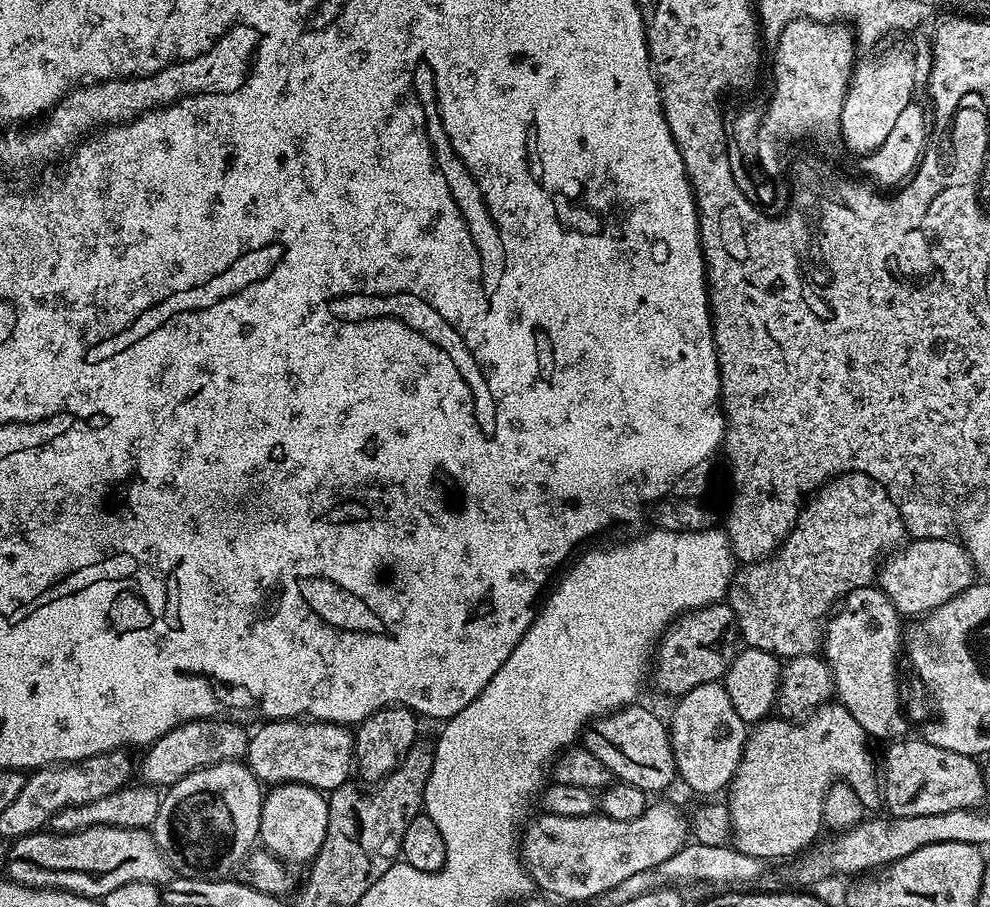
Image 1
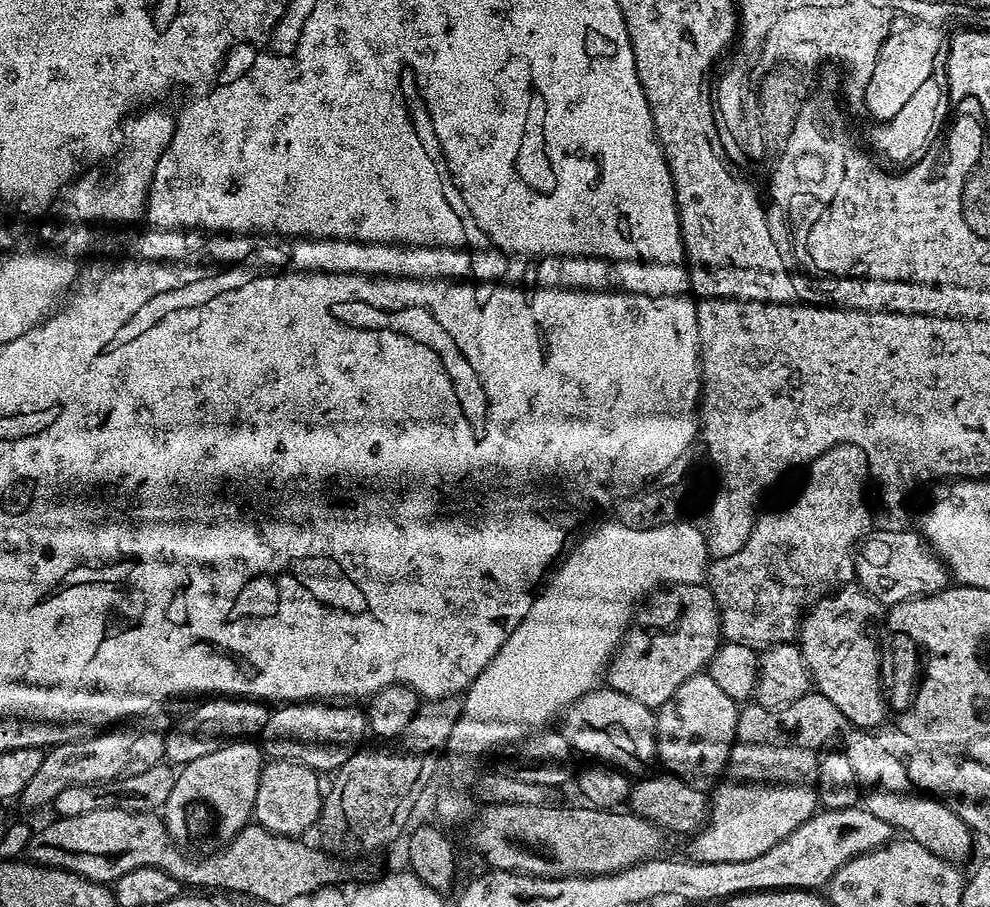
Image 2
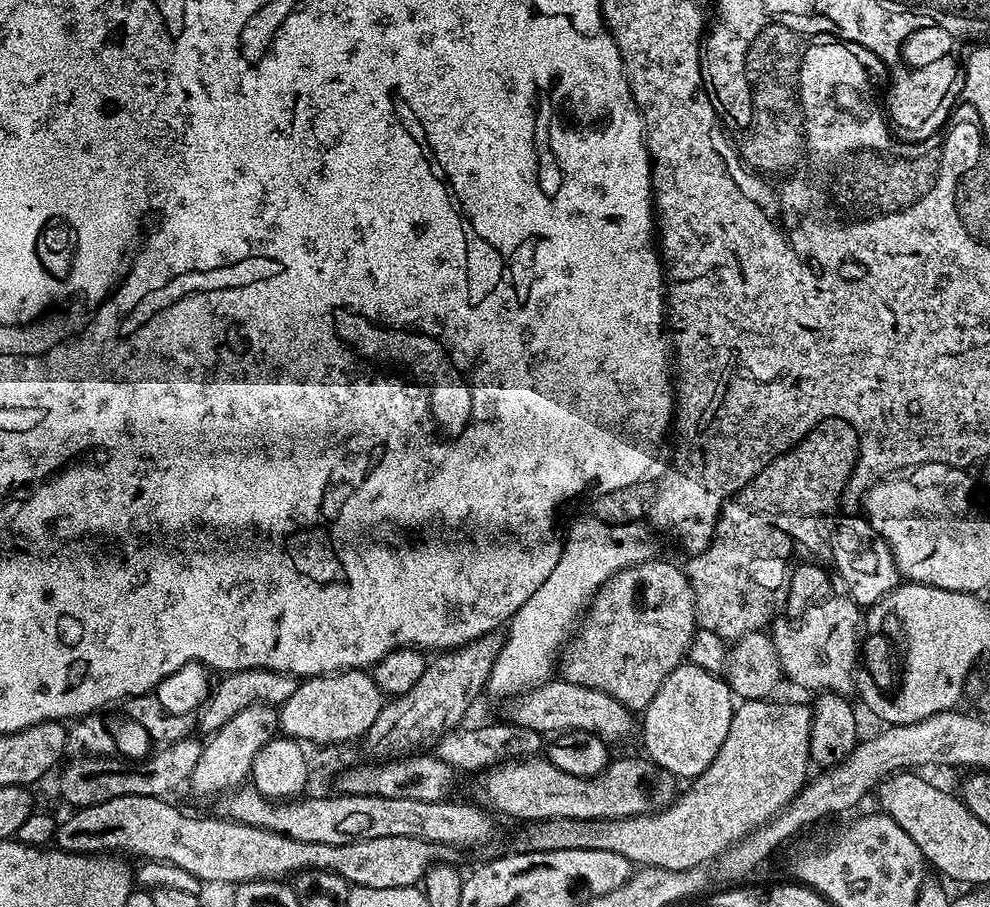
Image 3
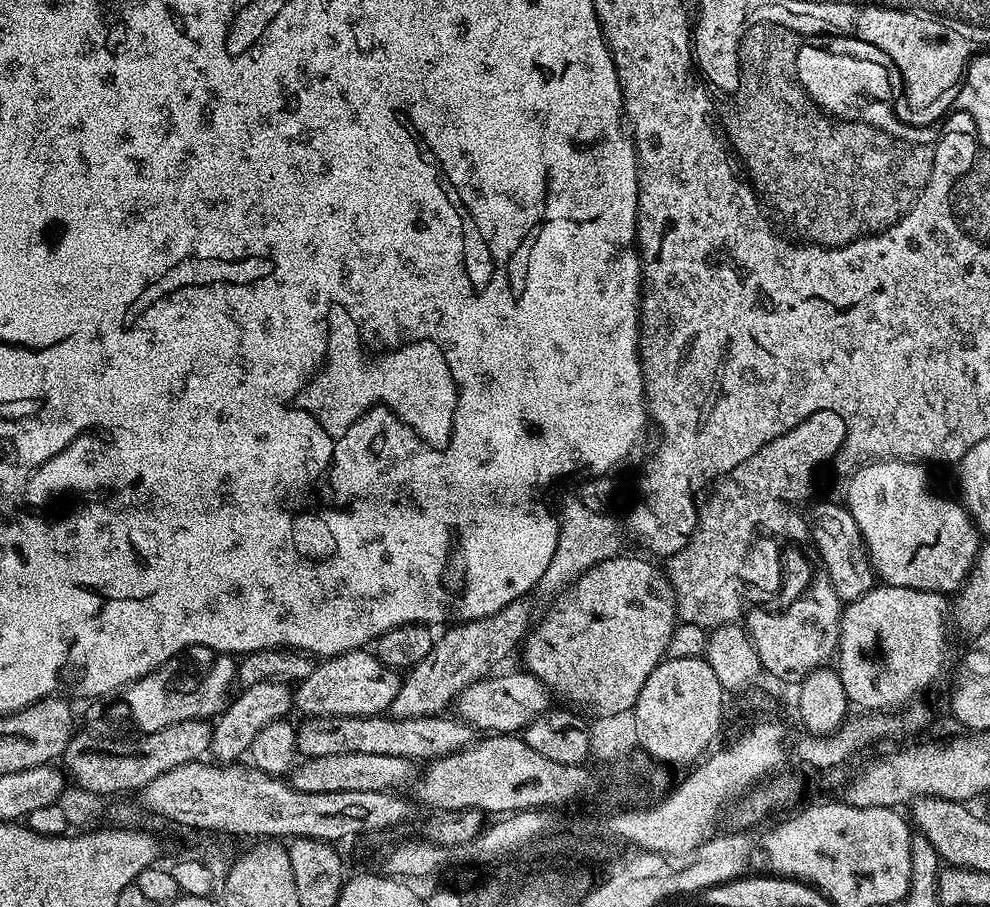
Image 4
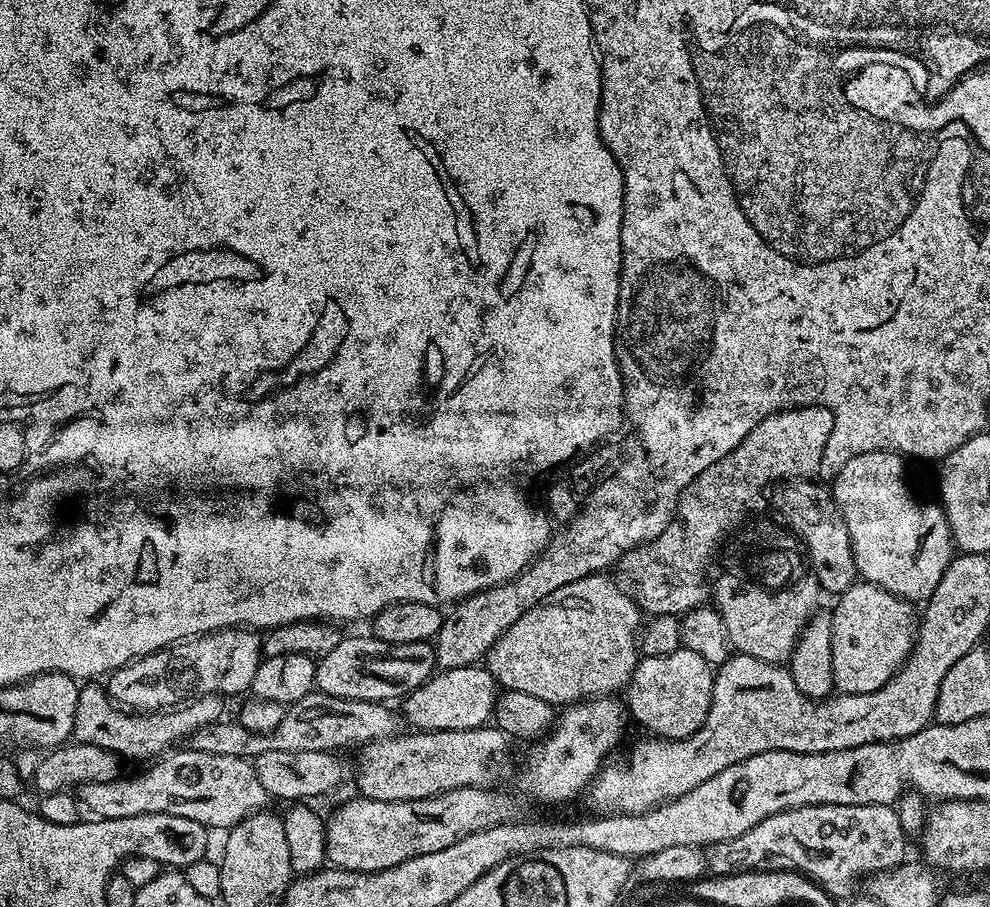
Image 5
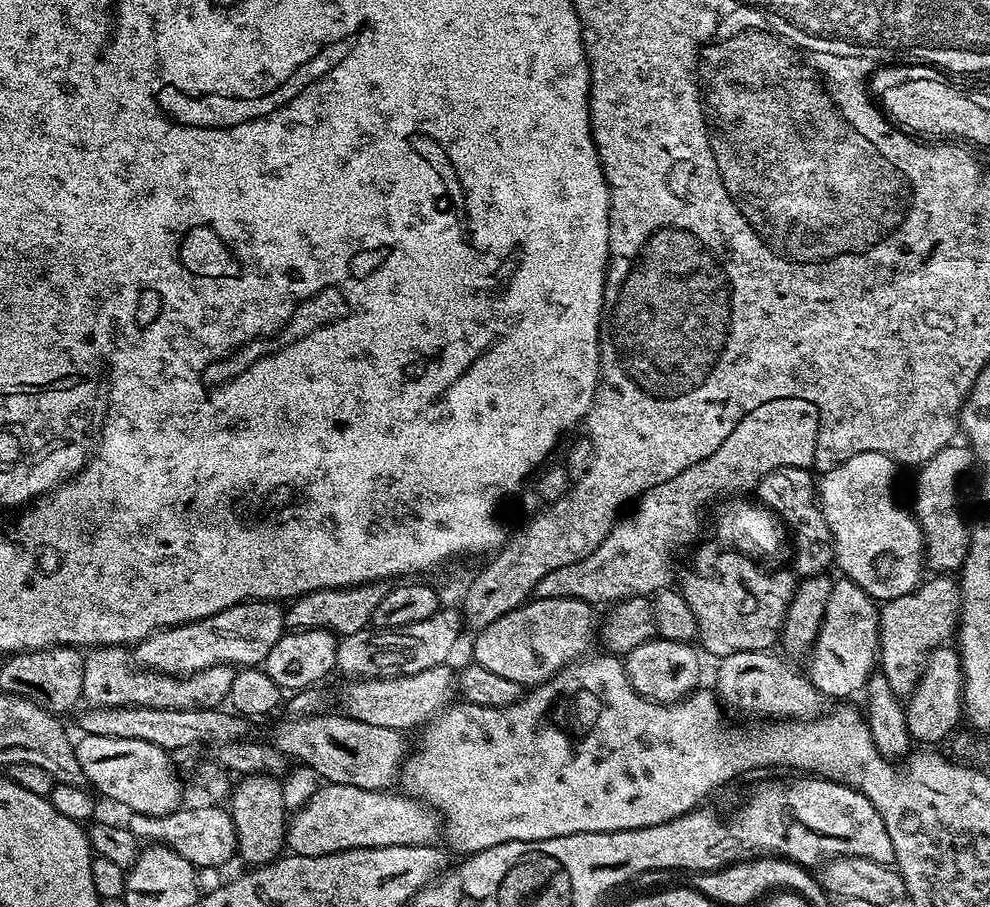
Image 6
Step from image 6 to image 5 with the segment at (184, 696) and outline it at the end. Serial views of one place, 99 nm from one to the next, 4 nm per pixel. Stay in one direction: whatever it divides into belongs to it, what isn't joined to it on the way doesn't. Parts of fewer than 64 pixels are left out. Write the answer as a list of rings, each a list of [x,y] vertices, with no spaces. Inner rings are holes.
[[[88,682],[81,687],[78,710],[74,714],[71,739],[78,744],[102,746],[121,758],[151,761],[169,751],[180,739],[191,737],[199,728],[215,724],[221,719],[225,701],[218,696],[198,696],[175,710],[161,710],[147,714],[129,714],[113,704],[107,691],[99,683]]]

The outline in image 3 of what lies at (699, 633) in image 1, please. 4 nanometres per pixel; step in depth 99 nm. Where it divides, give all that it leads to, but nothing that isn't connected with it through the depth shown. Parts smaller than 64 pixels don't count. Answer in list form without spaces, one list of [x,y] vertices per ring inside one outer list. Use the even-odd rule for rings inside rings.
[[[659,558],[644,560],[641,564],[631,564],[629,568],[623,568],[621,572],[613,574],[613,576],[597,590],[595,596],[593,596],[591,604],[588,605],[586,611],[581,615],[574,631],[571,633],[570,639],[565,643],[562,651],[559,653],[559,675],[563,677],[563,679],[569,680],[572,684],[602,690],[606,694],[613,696],[618,702],[622,702],[626,705],[633,714],[643,713],[644,708],[650,706],[650,698],[654,698],[654,694],[658,694],[658,686],[662,686],[662,682],[666,682],[666,678],[676,667],[685,663],[688,648],[692,644],[692,637],[695,636],[697,627],[696,597],[692,594],[692,587],[688,581],[687,571],[685,571],[681,565],[679,568],[678,565],[671,564],[668,560],[659,560]]]

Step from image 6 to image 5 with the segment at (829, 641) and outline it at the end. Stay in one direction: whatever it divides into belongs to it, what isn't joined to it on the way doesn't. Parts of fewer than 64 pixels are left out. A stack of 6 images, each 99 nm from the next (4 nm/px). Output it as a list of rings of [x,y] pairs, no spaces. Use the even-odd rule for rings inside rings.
[[[857,582],[849,586],[844,592],[839,593],[836,608],[831,609],[832,614],[832,665],[834,666],[835,691],[845,696],[852,694],[869,694],[870,691],[878,691],[882,686],[886,686],[890,678],[903,666],[905,660],[912,652],[913,643],[917,636],[918,612],[912,608],[913,605],[907,600],[900,600],[894,594],[882,590],[878,586],[867,582]]]

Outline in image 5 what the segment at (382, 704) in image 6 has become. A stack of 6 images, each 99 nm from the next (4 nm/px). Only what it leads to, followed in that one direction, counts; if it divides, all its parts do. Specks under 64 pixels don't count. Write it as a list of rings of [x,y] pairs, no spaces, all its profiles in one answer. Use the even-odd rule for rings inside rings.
[[[484,666],[446,668],[428,677],[428,681],[403,697],[405,721],[422,732],[442,730],[470,730],[483,728],[493,719],[496,711],[498,685]]]

